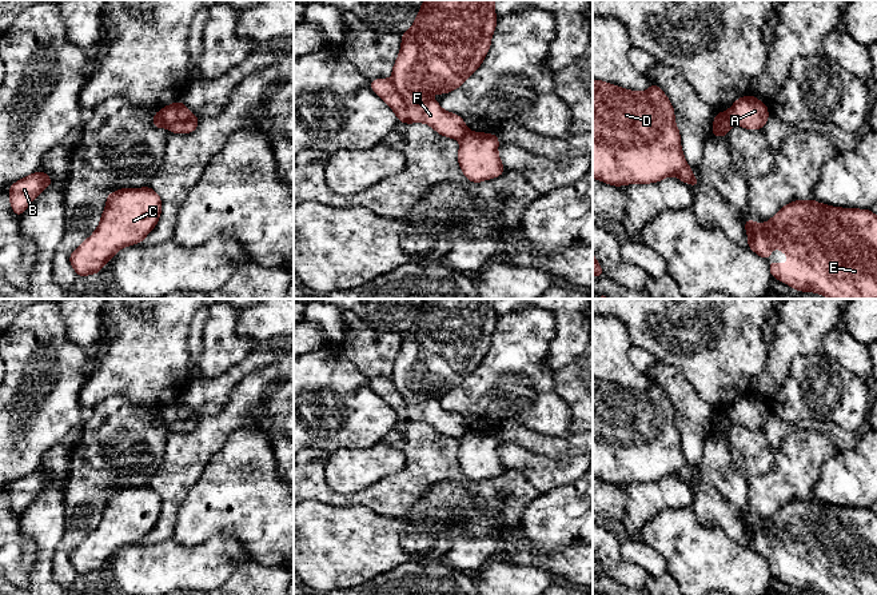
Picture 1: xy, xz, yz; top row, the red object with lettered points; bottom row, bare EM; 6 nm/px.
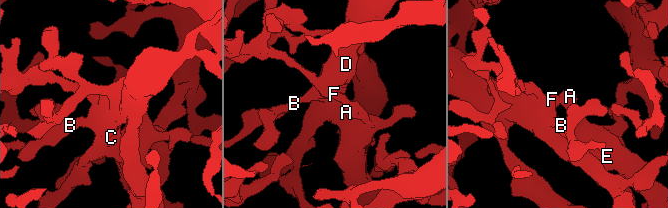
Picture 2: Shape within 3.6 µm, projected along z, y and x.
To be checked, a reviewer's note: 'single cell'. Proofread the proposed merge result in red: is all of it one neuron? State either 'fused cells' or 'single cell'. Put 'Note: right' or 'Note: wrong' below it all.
fused cells
Note: wrong

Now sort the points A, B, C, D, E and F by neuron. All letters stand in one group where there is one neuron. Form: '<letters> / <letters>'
A B C D E / F

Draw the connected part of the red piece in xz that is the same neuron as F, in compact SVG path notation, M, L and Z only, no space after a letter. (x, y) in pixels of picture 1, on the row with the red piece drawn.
M391 79L372 80L370 87L395 112L398 121L407 124L426 123L439 135L458 140L470 133L463 119L442 109L436 100L407 103L396 91Z

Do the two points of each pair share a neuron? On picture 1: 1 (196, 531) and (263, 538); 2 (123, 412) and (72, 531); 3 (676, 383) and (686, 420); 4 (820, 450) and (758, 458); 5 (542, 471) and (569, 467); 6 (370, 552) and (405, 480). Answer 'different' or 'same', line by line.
1: same
2: same
3: same
4: different
5: same
6: different

